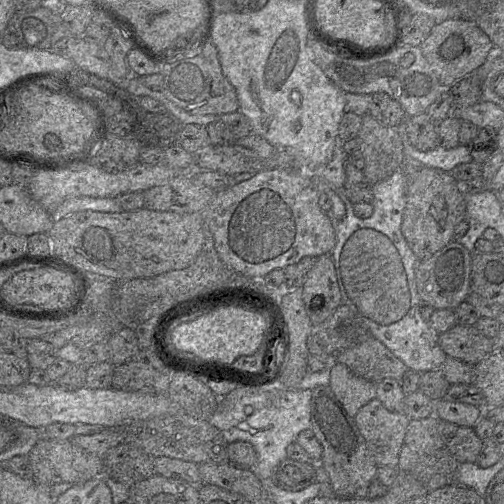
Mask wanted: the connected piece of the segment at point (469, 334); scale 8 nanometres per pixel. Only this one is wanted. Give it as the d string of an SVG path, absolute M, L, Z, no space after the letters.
M456 323L447 331L438 335L438 343L444 353L467 364L476 365L481 360L494 352L492 339L481 333L476 326L461 325Z

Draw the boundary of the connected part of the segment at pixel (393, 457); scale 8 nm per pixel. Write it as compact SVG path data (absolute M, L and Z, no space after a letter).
M377 398L362 406L353 419L375 463L378 466L397 468L400 451L411 419L403 411L387 410Z

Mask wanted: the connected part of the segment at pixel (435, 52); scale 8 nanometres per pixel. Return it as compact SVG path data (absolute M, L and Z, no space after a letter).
M449 19L437 23L419 47L440 84L449 88L452 84L480 68L485 63L493 44L475 21Z

